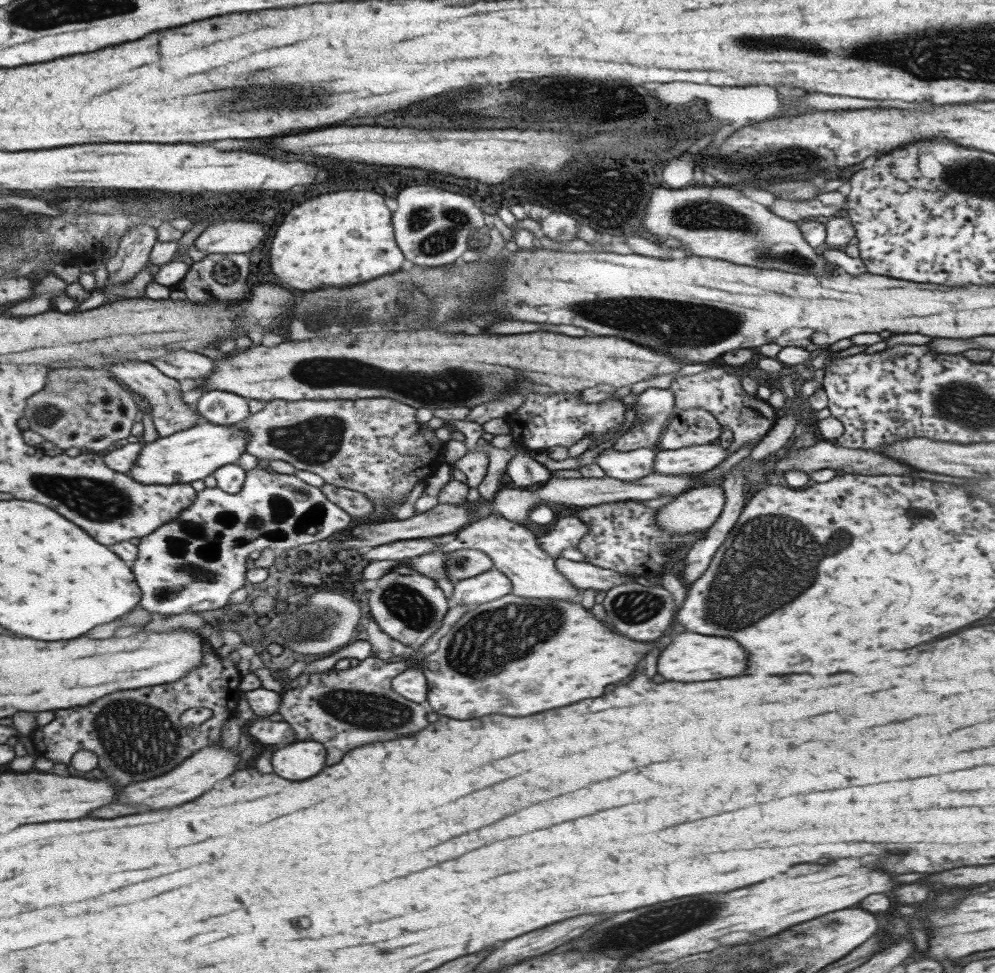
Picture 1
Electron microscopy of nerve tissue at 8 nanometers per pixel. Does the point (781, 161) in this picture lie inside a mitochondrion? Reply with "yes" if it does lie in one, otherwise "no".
yes

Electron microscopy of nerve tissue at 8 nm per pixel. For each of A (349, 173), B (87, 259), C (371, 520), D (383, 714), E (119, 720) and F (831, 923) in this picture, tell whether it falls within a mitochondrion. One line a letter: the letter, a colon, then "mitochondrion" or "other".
A: other
B: other
C: other
D: mitochondrion
E: mitochondrion
F: mitochondrion

